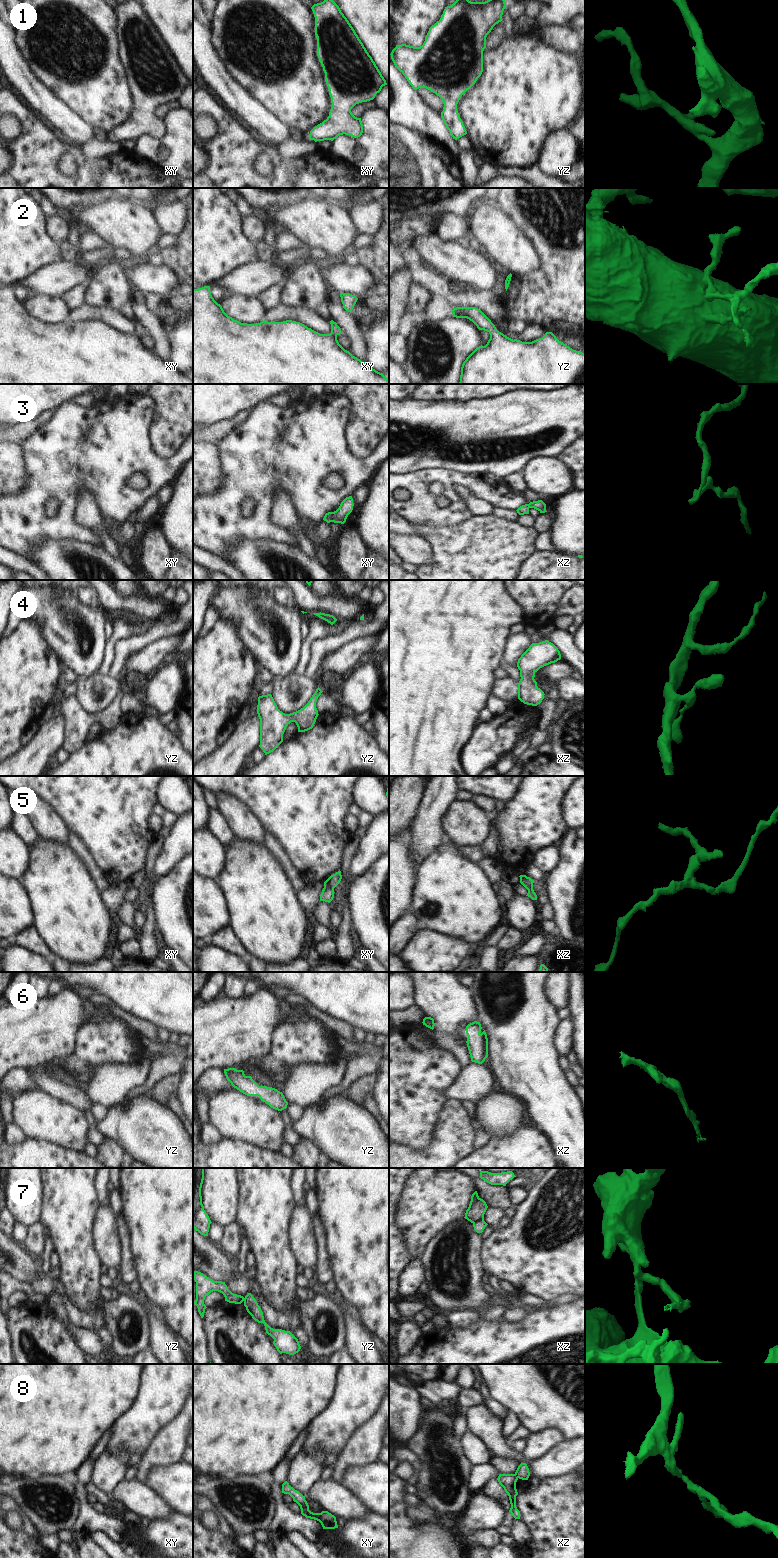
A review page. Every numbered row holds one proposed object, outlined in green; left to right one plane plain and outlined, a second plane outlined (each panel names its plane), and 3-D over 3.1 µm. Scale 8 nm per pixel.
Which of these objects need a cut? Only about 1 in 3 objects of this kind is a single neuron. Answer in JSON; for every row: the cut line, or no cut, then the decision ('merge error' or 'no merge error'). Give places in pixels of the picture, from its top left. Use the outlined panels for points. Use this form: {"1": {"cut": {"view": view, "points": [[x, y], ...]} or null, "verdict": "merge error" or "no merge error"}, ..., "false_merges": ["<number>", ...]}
{"1": {"cut": null, "verdict": "no merge error"}, "2": {"cut": null, "verdict": "no merge error"}, "3": {"cut": {"view": "xy", "points": [[333, 512], [330, 521]]}, "verdict": "merge error"}, "4": {"cut": null, "verdict": "no merge error"}, "5": {"cut": {"view": "xy", "points": [[324, 885], [330, 886], [333, 889]]}, "verdict": "merge error"}, "6": {"cut": null, "verdict": "no merge error"}, "7": {"cut": {"view": "xz", "points": [[483, 1218], [473, 1223]]}, "verdict": "merge error"}, "8": {"cut": {"view": "xy", "points": [[320, 1513], [317, 1520]]}, "verdict": "merge error"}, "false_merges": ["3", "5", "7", "8"]}

